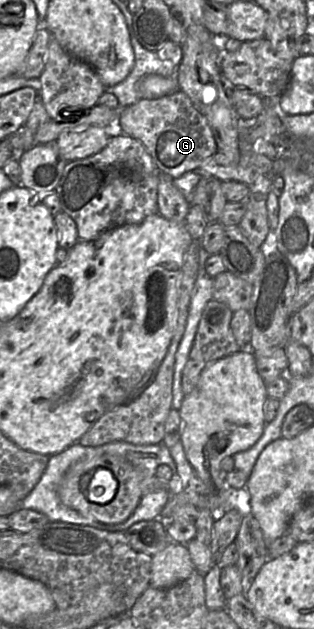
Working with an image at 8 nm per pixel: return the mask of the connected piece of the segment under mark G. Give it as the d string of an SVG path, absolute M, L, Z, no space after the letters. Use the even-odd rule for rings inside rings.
M180 90L158 99L140 99L123 108L119 119L123 133L141 141L158 168L172 178L196 170L217 151L216 140L206 117Z

